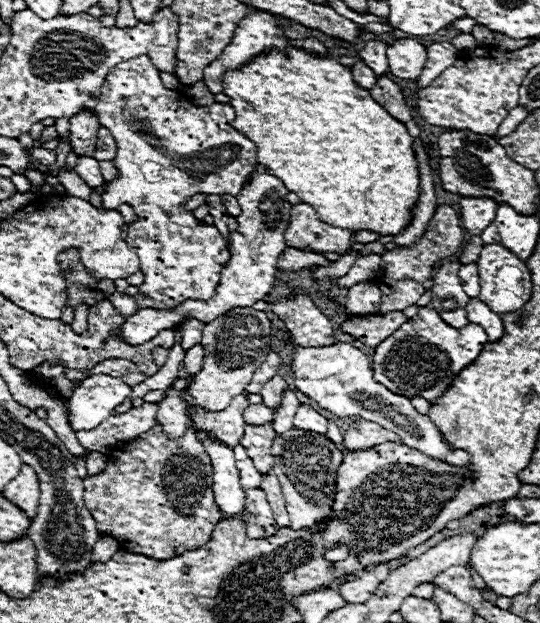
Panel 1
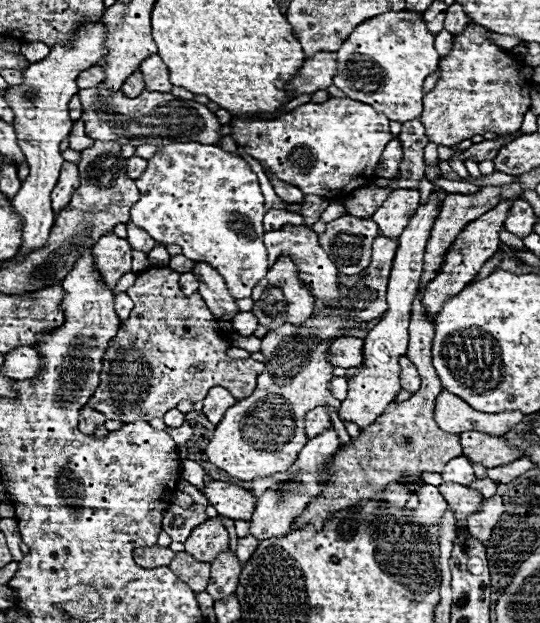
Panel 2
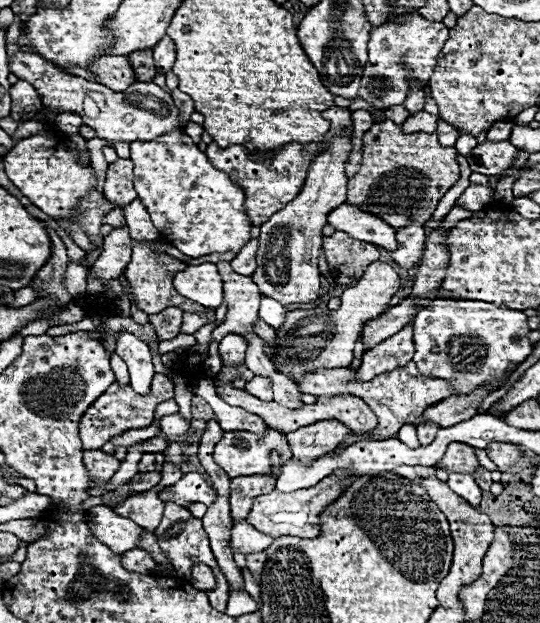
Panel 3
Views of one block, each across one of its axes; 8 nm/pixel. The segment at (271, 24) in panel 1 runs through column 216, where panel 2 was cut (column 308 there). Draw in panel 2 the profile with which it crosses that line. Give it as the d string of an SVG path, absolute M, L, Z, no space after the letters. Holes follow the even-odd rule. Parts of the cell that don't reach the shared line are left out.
M318 52L310 60L304 60L302 72L286 86L288 92L314 94L316 90L326 90L332 86L332 78L338 72L338 56L334 52Z

